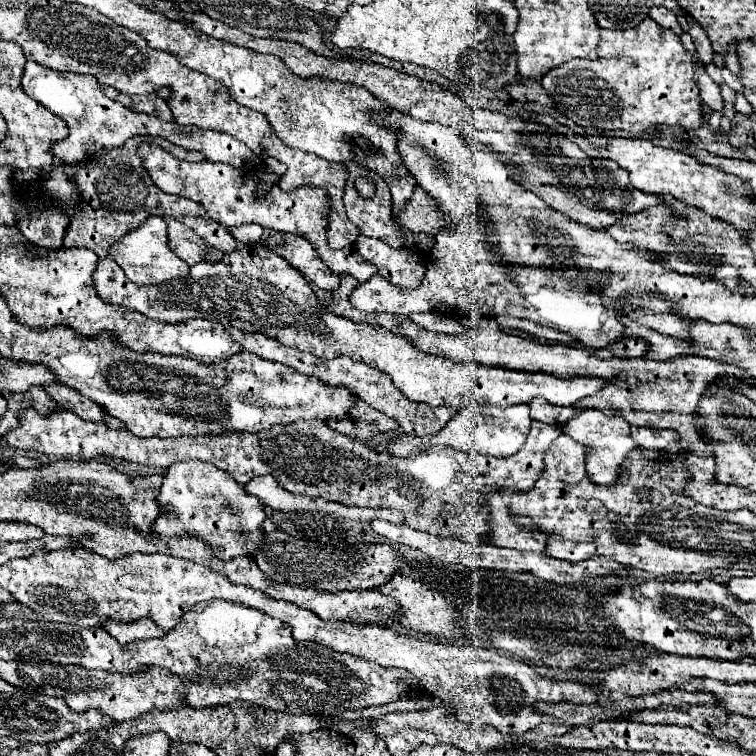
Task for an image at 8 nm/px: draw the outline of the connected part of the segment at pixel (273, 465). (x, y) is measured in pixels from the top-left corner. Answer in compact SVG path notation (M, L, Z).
M28 408L20 416L20 426L6 434L4 440L14 446L16 450L34 450L44 456L56 456L56 458L92 458L100 454L110 454L124 458L128 462L152 466L166 470L174 462L182 460L202 460L202 462L212 462L214 466L222 468L224 472L232 474L238 484L246 484L255 476L266 476L274 474L282 486L286 486L290 492L306 494L306 496L320 496L332 502L342 502L348 506L372 506L372 508L394 508L400 510L406 516L406 524L414 530L422 530L428 534L438 534L438 508L442 508L446 502L462 502L470 500L468 504L476 502L476 488L478 492L494 492L500 488L508 490L528 490L534 486L534 482L540 478L544 470L544 452L548 446L560 436L560 426L556 424L546 424L546 422L532 422L530 434L520 448L510 458L494 458L490 454L480 454L480 452L462 452L452 446L432 446L416 456L408 458L398 458L392 456L390 452L376 452L370 450L364 442L356 438L348 438L332 430L326 422L322 420L298 420L294 424L286 426L274 426L270 430L262 430L258 434L250 432L230 432L230 434L218 434L218 436L180 436L180 438L138 438L126 430L110 430L106 424L92 424L82 418L78 418L74 412L54 412L50 416L40 416L34 408Z

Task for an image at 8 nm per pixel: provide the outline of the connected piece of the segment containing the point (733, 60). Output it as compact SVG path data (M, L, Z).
M730 42L728 44L728 50L724 54L724 64L734 72L738 74L738 58L736 58L736 42Z

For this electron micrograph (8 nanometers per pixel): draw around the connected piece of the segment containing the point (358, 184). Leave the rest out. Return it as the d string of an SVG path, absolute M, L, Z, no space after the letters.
M362 176L362 178L356 178L354 188L356 188L356 192L360 194L360 198L364 198L364 200L374 198L374 194L376 194L376 184L374 184L374 180L364 178L364 176Z

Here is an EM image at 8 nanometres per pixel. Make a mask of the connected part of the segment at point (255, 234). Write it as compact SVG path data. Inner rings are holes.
M242 224L232 228L232 236L242 244L256 244L262 236L262 226L258 224Z

